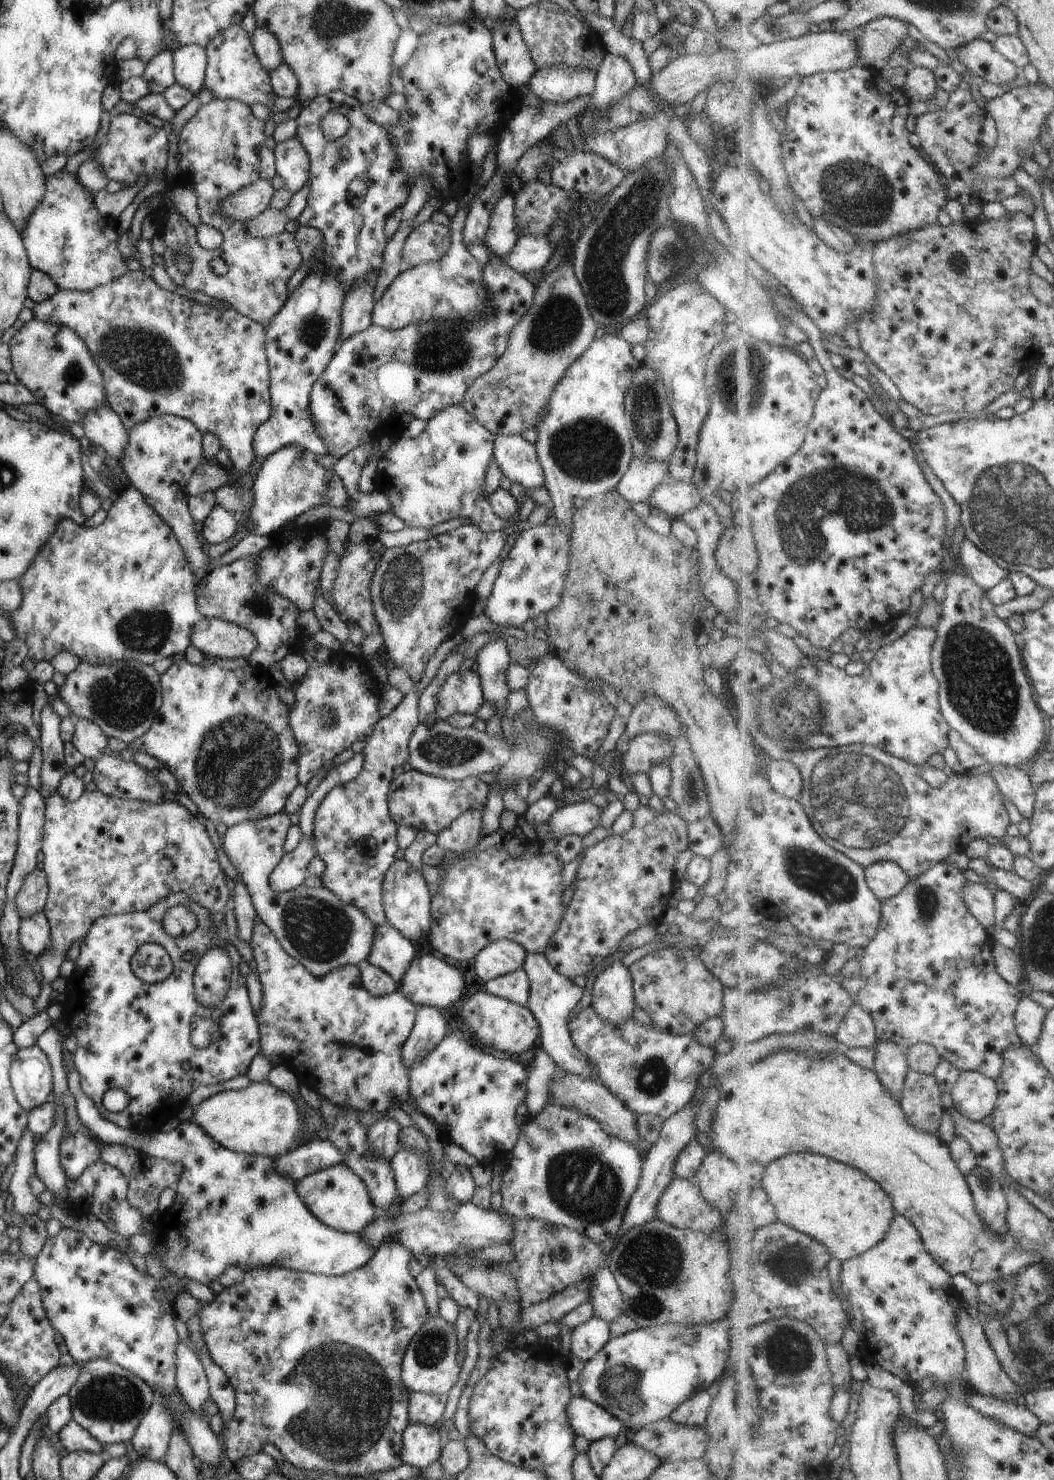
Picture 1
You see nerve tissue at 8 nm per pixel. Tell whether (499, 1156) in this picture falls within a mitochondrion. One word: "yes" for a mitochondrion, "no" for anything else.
no

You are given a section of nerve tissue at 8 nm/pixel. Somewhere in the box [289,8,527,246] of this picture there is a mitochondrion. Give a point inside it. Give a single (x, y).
(355, 192)

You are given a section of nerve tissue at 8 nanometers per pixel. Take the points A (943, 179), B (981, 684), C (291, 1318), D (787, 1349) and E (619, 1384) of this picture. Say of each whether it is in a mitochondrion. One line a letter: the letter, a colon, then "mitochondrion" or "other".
A: other
B: mitochondrion
C: other
D: mitochondrion
E: mitochondrion

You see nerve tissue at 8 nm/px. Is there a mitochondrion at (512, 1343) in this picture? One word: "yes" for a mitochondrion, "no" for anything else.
no

